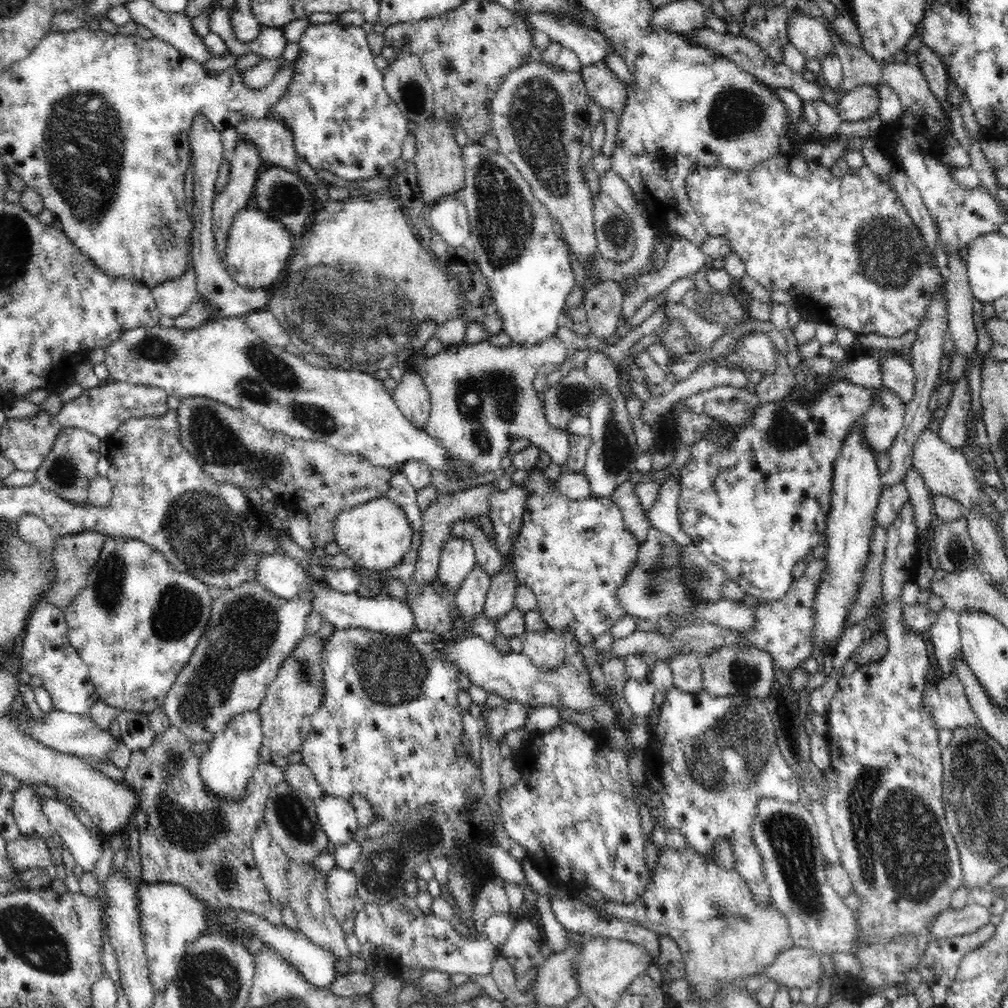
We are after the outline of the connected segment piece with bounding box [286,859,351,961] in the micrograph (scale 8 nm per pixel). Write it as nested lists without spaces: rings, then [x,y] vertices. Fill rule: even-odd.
[[[289,859],[287,862],[288,872],[286,872],[286,881],[288,881],[288,894],[290,894],[291,912],[298,923],[297,930],[304,934],[311,942],[325,950],[332,950],[332,953],[341,959],[350,959],[350,950],[345,943],[345,932],[340,923],[334,917],[329,906],[327,898],[327,879],[328,875],[317,870],[310,863],[300,863]]]

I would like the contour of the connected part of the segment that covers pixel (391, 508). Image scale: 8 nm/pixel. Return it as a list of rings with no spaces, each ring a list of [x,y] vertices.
[[[373,498],[370,502],[353,506],[338,514],[335,522],[335,542],[360,568],[366,570],[389,571],[402,562],[404,555],[410,551],[413,527],[406,513],[389,498]]]

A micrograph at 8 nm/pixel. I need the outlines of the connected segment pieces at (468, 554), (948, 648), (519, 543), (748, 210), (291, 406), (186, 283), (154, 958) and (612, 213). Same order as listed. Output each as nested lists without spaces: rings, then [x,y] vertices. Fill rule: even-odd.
[[[451,537],[442,548],[437,578],[442,585],[459,589],[468,573],[477,565],[475,551],[470,540]]]
[[[944,606],[936,614],[936,618],[934,618],[934,622],[928,630],[930,630],[930,644],[933,645],[934,654],[938,659],[938,666],[940,666],[944,675],[952,674],[954,658],[958,654],[963,654],[958,613]]]
[[[536,467],[525,473],[526,478],[519,485],[527,490],[527,508],[513,552],[516,578],[520,585],[530,588],[536,595],[537,610],[548,627],[560,632],[567,628],[579,644],[592,644],[625,615],[616,590],[634,568],[641,544],[626,527],[622,510],[611,497],[572,500],[554,487],[556,481],[544,480],[543,472]]]
[[[785,150],[760,162],[758,166],[744,170],[730,170],[724,167],[694,166],[686,178],[686,187],[690,194],[693,209],[698,213],[704,229],[712,236],[726,237],[730,241],[730,250],[744,261],[746,272],[758,281],[768,291],[787,290],[793,295],[793,299],[804,310],[815,316],[816,321],[830,322],[837,328],[848,328],[856,334],[881,334],[882,336],[902,336],[909,330],[914,330],[926,312],[928,303],[932,300],[935,290],[944,284],[944,278],[940,275],[936,266],[935,257],[923,248],[923,240],[920,231],[909,217],[904,203],[900,199],[896,189],[890,181],[880,180],[864,164],[858,170],[849,168],[842,177],[834,177],[830,169],[820,165],[817,161],[802,160],[793,153]]]
[[[220,317],[217,319],[208,319],[202,326],[195,329],[178,329],[176,327],[166,328],[162,325],[156,325],[153,327],[140,327],[132,330],[127,330],[126,333],[122,333],[122,336],[112,342],[110,346],[104,348],[105,360],[103,361],[106,368],[114,378],[115,381],[124,381],[130,384],[140,383],[142,385],[150,385],[152,387],[158,387],[161,391],[166,392],[170,396],[178,396],[181,400],[189,397],[205,397],[221,404],[230,406],[235,410],[240,410],[246,417],[258,422],[261,426],[264,426],[267,430],[280,432],[288,435],[294,439],[300,440],[316,440],[317,442],[324,442],[337,452],[343,454],[358,454],[362,456],[367,462],[370,462],[377,468],[384,468],[385,470],[399,469],[404,462],[408,460],[418,460],[425,463],[430,469],[435,469],[437,472],[442,471],[448,478],[455,480],[466,479],[472,477],[472,475],[464,475],[464,473],[455,473],[452,475],[452,467],[450,467],[450,457],[448,457],[448,451],[444,449],[436,440],[432,439],[428,433],[423,429],[419,430],[412,425],[397,408],[394,399],[392,399],[391,391],[384,387],[383,380],[377,379],[372,373],[364,373],[357,370],[346,370],[338,367],[332,367],[327,362],[304,362],[303,357],[291,354],[286,351],[285,348],[272,346],[267,342],[264,342],[256,332],[252,331],[244,317]]]
[[[192,261],[185,268],[183,275],[167,280],[162,285],[155,286],[151,291],[162,316],[175,319],[184,314],[198,295],[196,273],[194,273]]]
[[[170,882],[146,883],[139,886],[139,910],[145,954],[148,958],[148,976],[157,993],[176,978],[179,960],[188,948],[210,929],[207,906],[184,886]]]
[[[602,188],[593,198],[593,219],[597,247],[601,255],[609,261],[626,262],[635,249],[635,230],[628,214],[622,206]]]

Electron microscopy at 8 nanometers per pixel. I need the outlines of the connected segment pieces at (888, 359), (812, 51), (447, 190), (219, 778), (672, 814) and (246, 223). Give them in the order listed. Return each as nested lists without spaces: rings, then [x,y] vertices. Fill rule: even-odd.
[[[880,354],[882,384],[890,391],[898,394],[906,404],[915,396],[915,376],[913,366],[898,355]]]
[[[798,7],[789,14],[787,35],[789,42],[806,59],[814,59],[822,64],[826,56],[837,53],[826,25]]]
[[[430,117],[415,128],[415,156],[412,161],[417,168],[417,182],[421,188],[422,199],[430,208],[440,198],[458,194],[465,185],[465,168],[463,163],[463,152],[456,143],[455,129],[446,121],[438,117]]]
[[[259,709],[237,714],[222,730],[207,743],[207,749],[201,756],[200,777],[206,789],[214,795],[237,801],[244,796],[248,779],[253,775],[255,766],[261,761],[260,749],[263,747],[262,719]]]
[[[672,687],[664,694],[659,722],[651,731],[651,745],[644,749],[644,785],[651,787],[647,807],[653,824],[659,817],[665,830],[680,831],[686,837],[686,847],[692,847],[704,857],[715,858],[712,844],[718,836],[726,838],[733,848],[736,864],[733,869],[755,894],[759,906],[770,906],[772,894],[764,879],[760,853],[752,840],[751,824],[757,811],[757,800],[762,797],[776,798],[798,803],[799,783],[789,764],[784,760],[777,745],[777,734],[765,701],[754,696],[712,696],[706,690],[699,693],[682,692]]]
[[[252,203],[240,209],[233,218],[227,234],[223,264],[236,284],[248,289],[270,289],[276,280],[282,278],[292,250],[294,244],[290,231],[284,229],[282,222],[270,218],[268,213]]]

